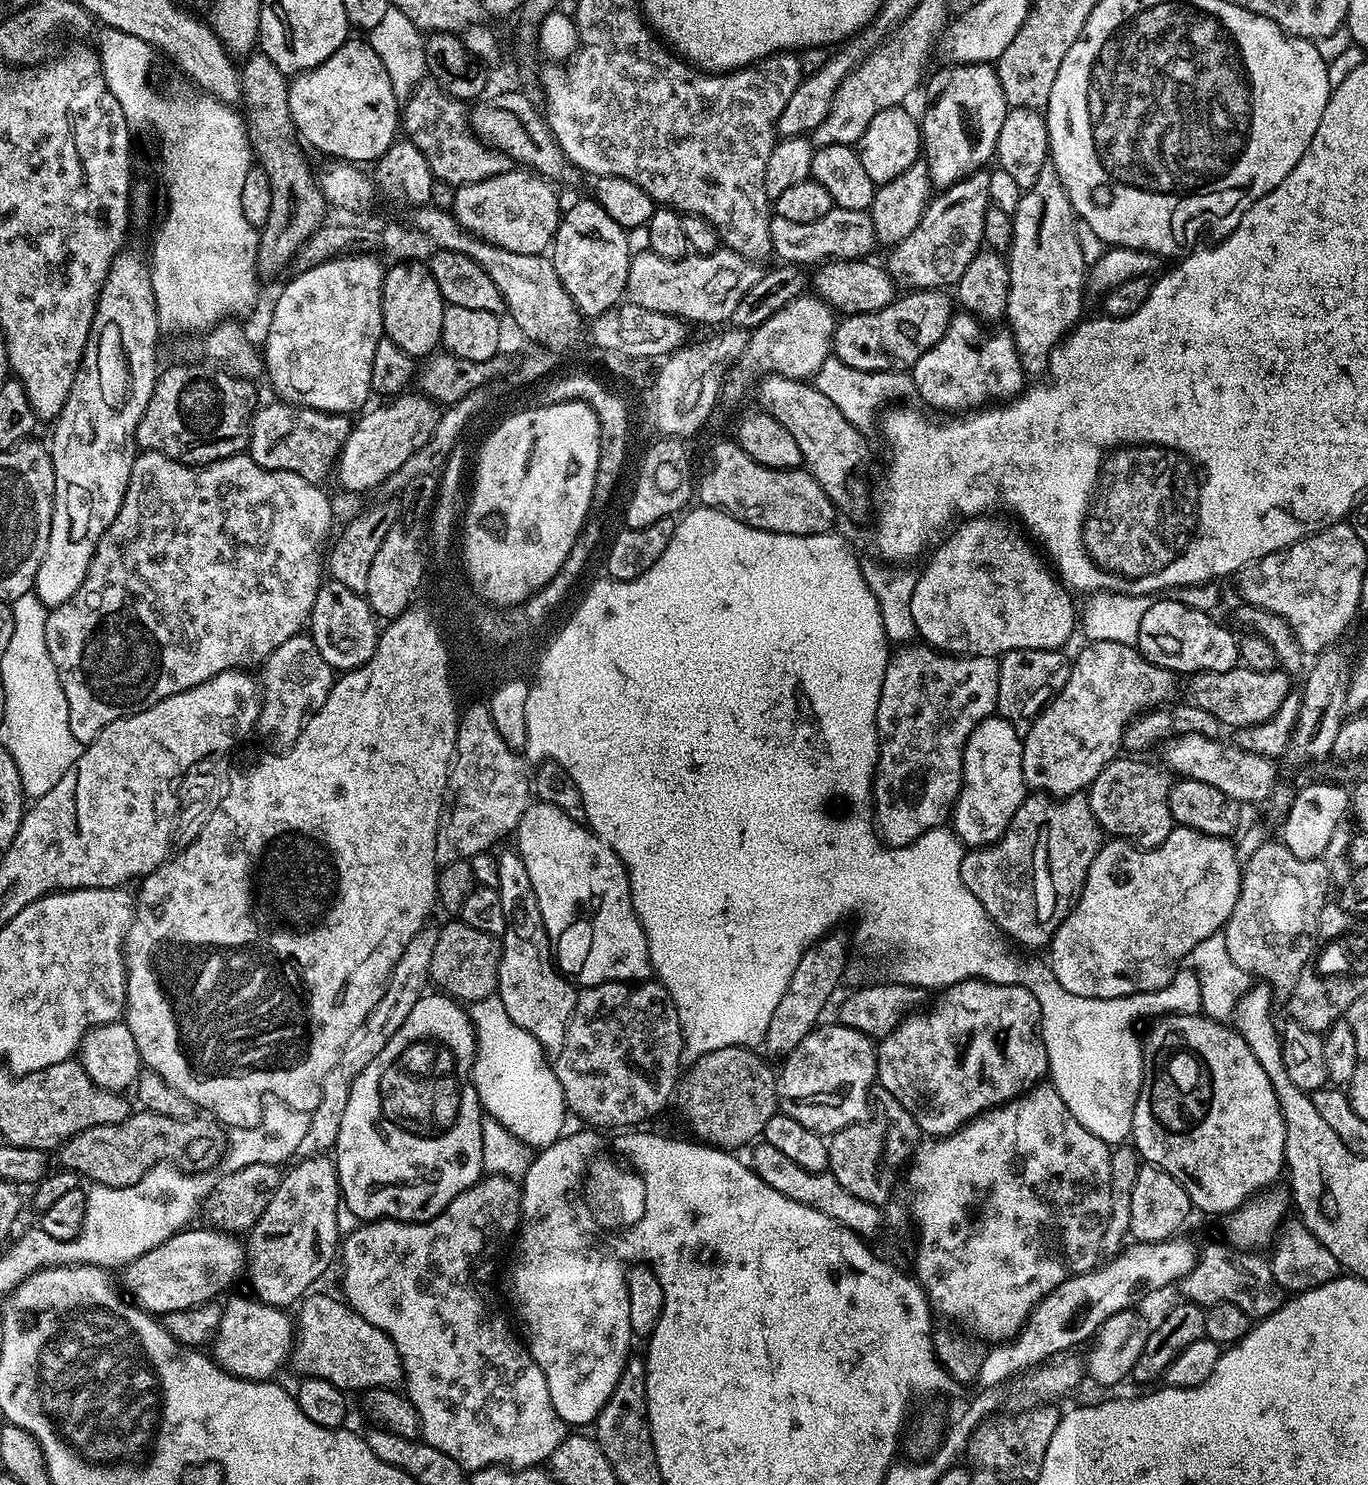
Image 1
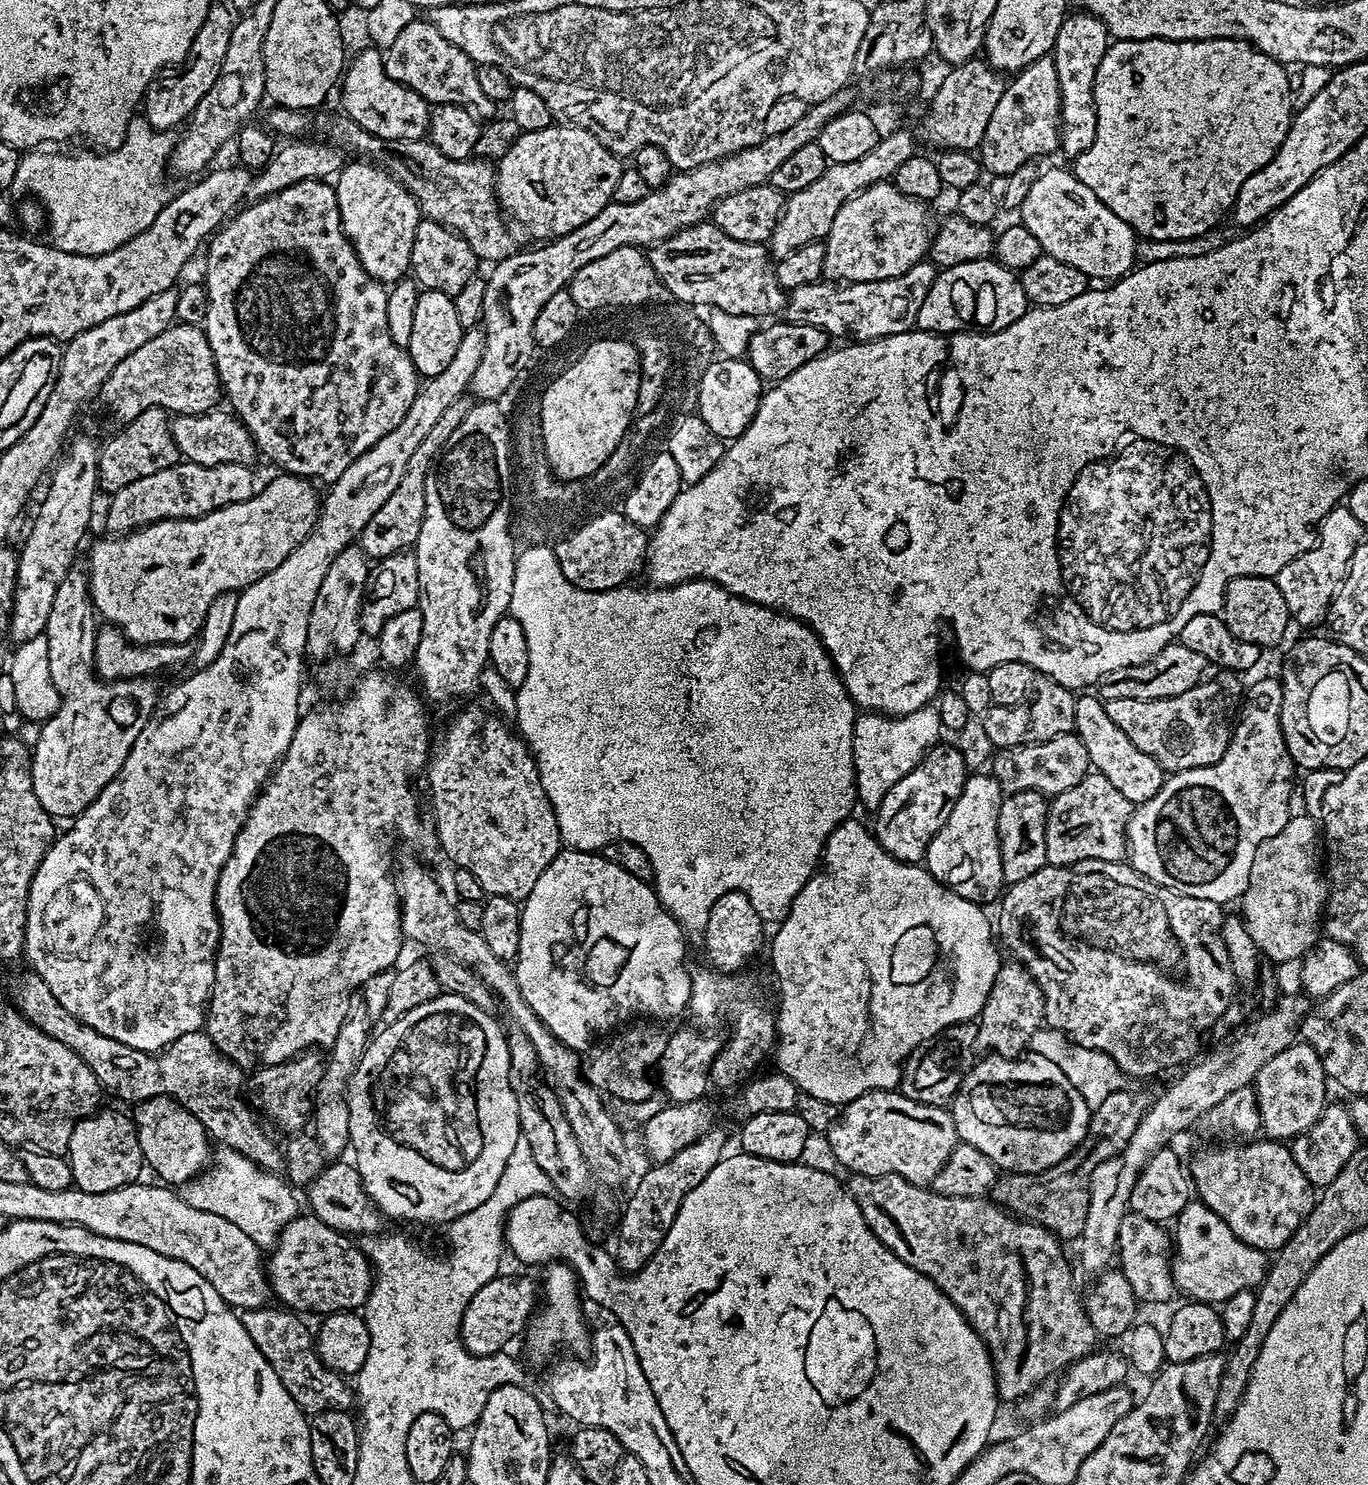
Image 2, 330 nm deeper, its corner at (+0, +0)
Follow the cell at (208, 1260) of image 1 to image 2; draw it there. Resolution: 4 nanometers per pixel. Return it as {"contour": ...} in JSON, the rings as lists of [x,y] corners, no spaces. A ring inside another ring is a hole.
{"contour":[[[297,1214],[280,1231],[280,1239],[266,1260],[266,1275],[271,1295],[297,1314],[363,1309],[374,1279],[372,1265],[359,1243],[311,1214]]]}

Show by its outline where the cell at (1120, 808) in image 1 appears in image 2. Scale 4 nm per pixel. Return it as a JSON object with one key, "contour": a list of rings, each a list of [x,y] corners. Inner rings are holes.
{"contour":[[[1095,770],[1089,771],[1070,790],[1051,797],[1046,818],[1046,858],[1048,864],[1066,868],[1083,860],[1123,861],[1129,855],[1128,823],[1134,805]]]}

